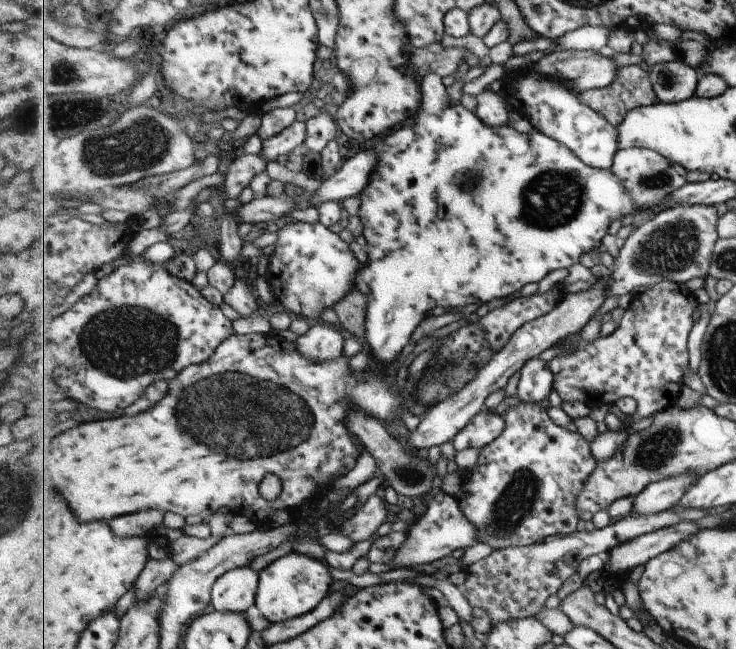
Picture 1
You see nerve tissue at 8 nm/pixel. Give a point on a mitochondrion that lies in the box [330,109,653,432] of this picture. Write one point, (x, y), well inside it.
(554, 198)

